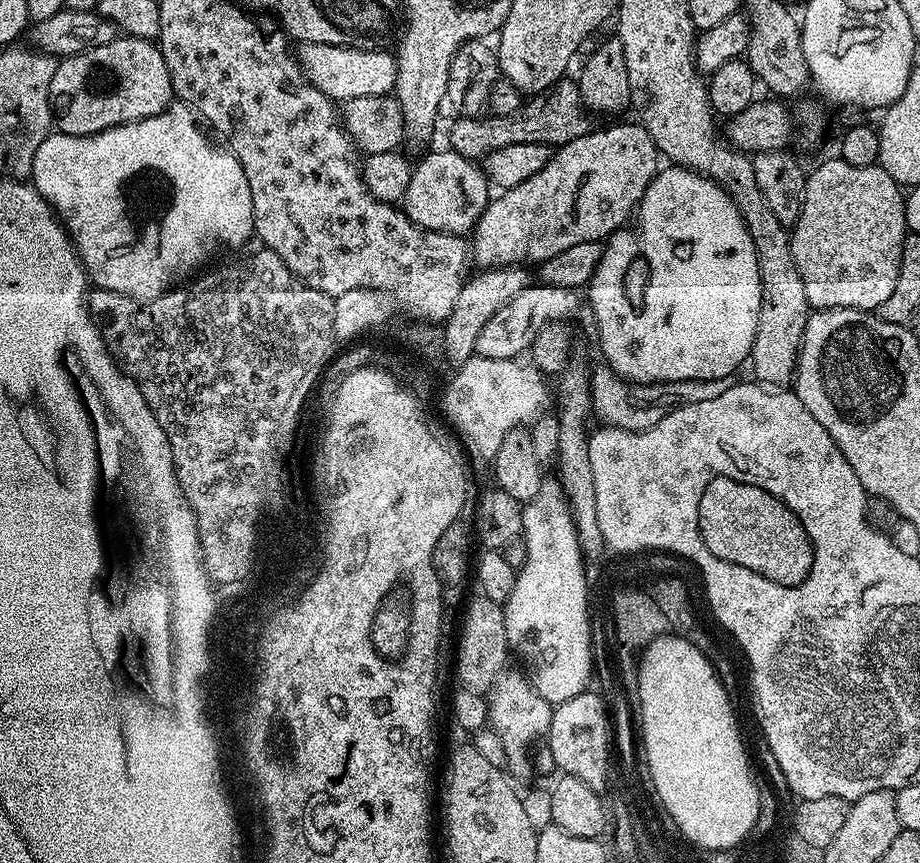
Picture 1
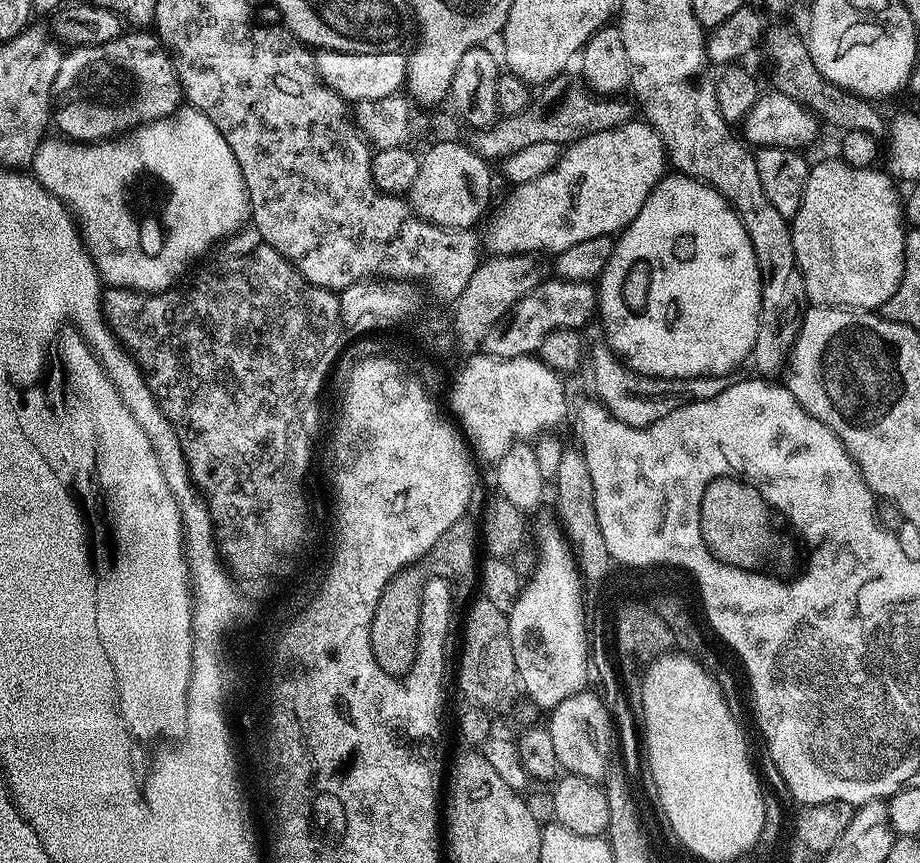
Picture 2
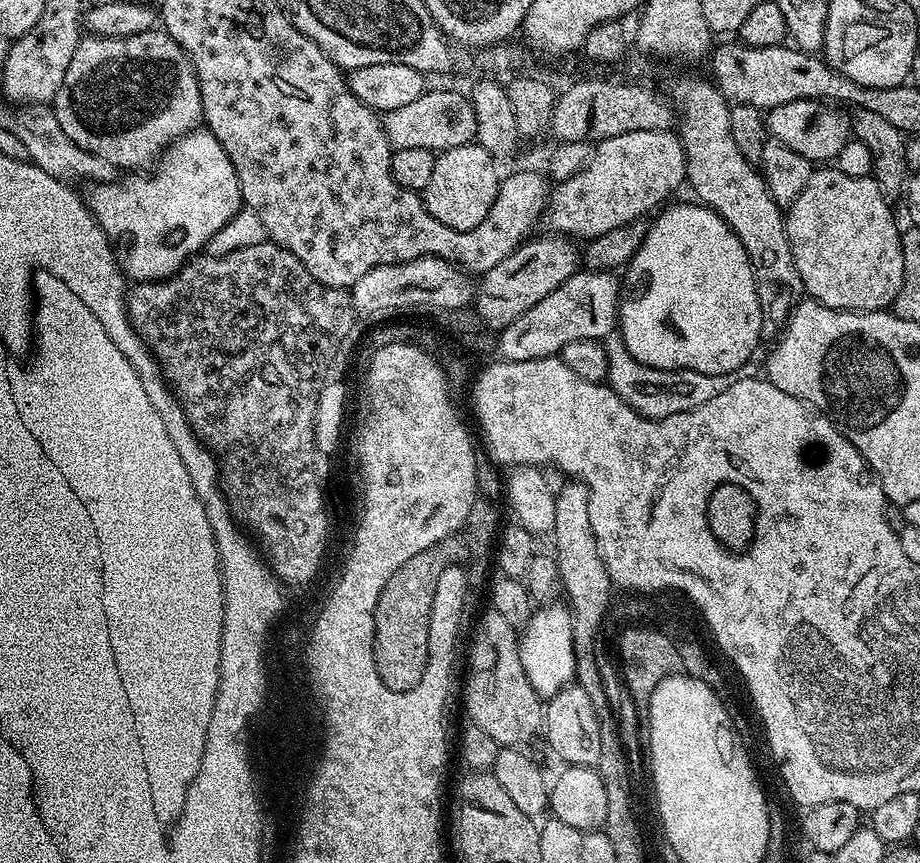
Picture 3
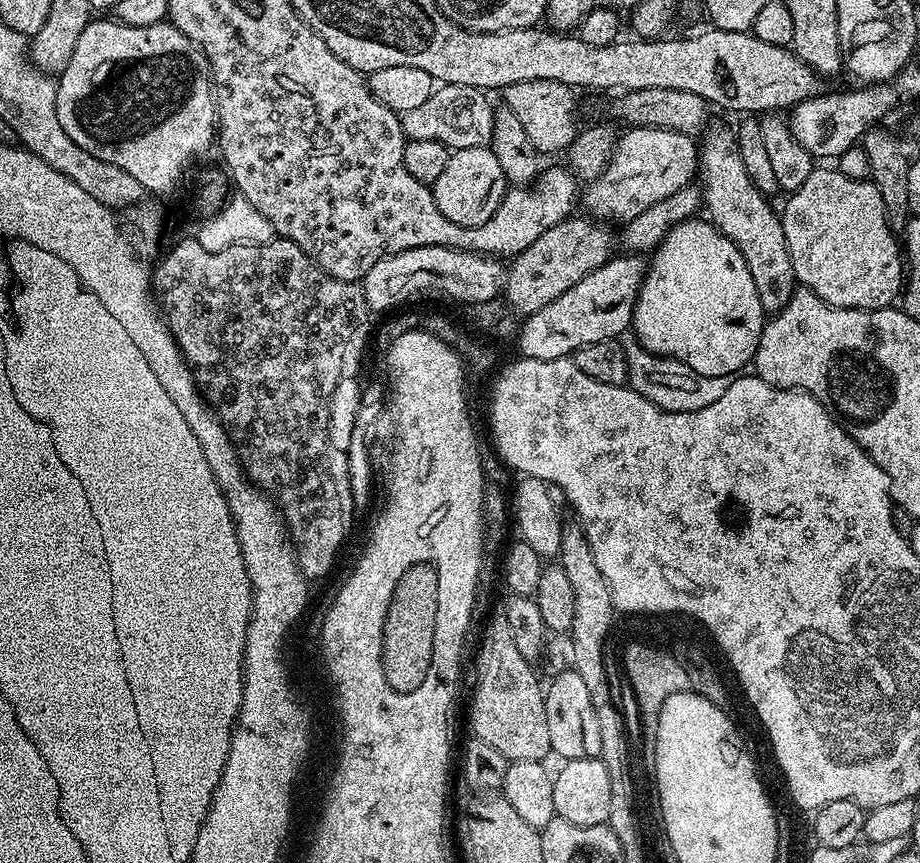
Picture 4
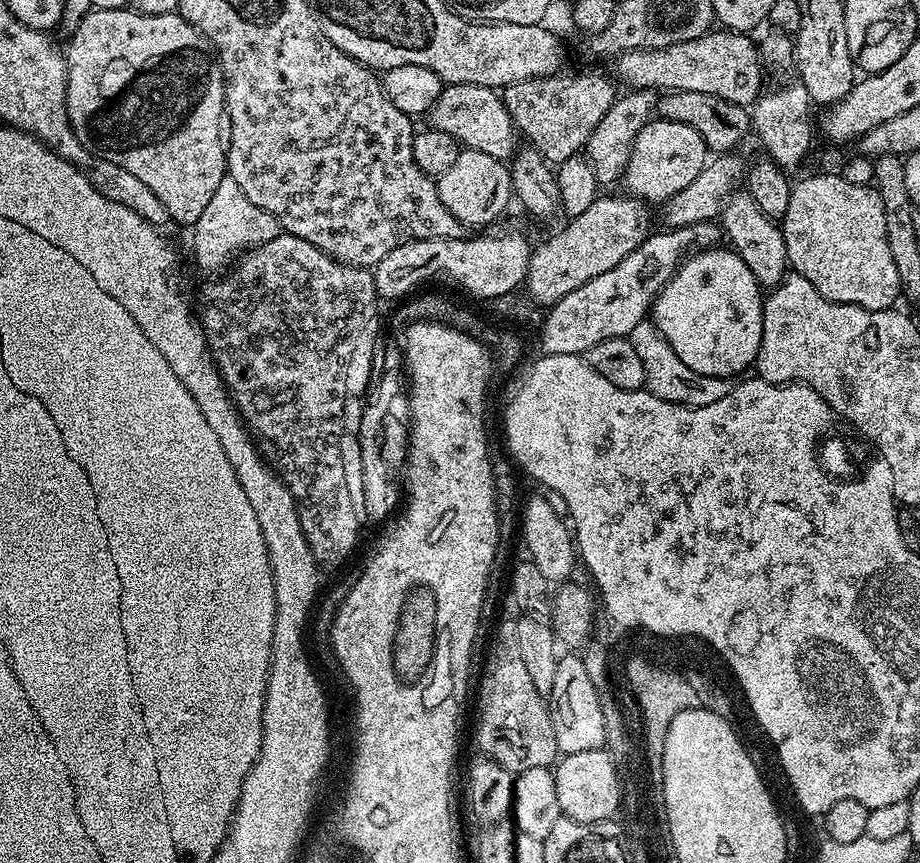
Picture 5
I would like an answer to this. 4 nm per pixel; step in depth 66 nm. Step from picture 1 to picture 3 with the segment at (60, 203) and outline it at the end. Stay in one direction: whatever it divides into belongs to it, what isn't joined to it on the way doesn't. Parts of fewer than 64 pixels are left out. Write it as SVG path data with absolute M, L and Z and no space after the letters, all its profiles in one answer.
M193 130L177 136L160 154L151 174L128 174L115 182L96 182L92 193L86 196L88 209L113 241L125 240L128 245L122 252L122 271L129 281L151 282L167 280L187 260L191 260L207 245L210 238L241 211L238 174L222 150L222 142L207 130Z

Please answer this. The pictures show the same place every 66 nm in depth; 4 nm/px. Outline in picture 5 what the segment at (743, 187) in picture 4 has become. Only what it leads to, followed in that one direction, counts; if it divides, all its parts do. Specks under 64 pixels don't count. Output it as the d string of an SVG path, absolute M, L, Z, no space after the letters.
M737 190L729 196L720 211L718 223L732 251L740 255L746 266L750 266L750 274L754 274L761 289L771 290L784 279L790 265L783 227L777 221L769 220L766 214L762 214L762 210L758 210L754 198L750 198L747 190Z

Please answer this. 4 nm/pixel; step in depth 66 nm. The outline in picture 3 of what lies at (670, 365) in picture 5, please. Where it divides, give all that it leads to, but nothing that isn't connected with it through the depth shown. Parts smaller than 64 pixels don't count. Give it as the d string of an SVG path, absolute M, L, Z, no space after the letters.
M613 330L604 336L603 346L606 350L608 378L607 384L624 402L631 406L637 413L652 420L668 417L670 414L689 412L705 402L722 394L727 387L734 386L737 382L753 379L755 377L755 363L748 361L730 374L701 374L698 371L676 369L664 371L661 368L648 367L638 362L625 345L618 330Z

